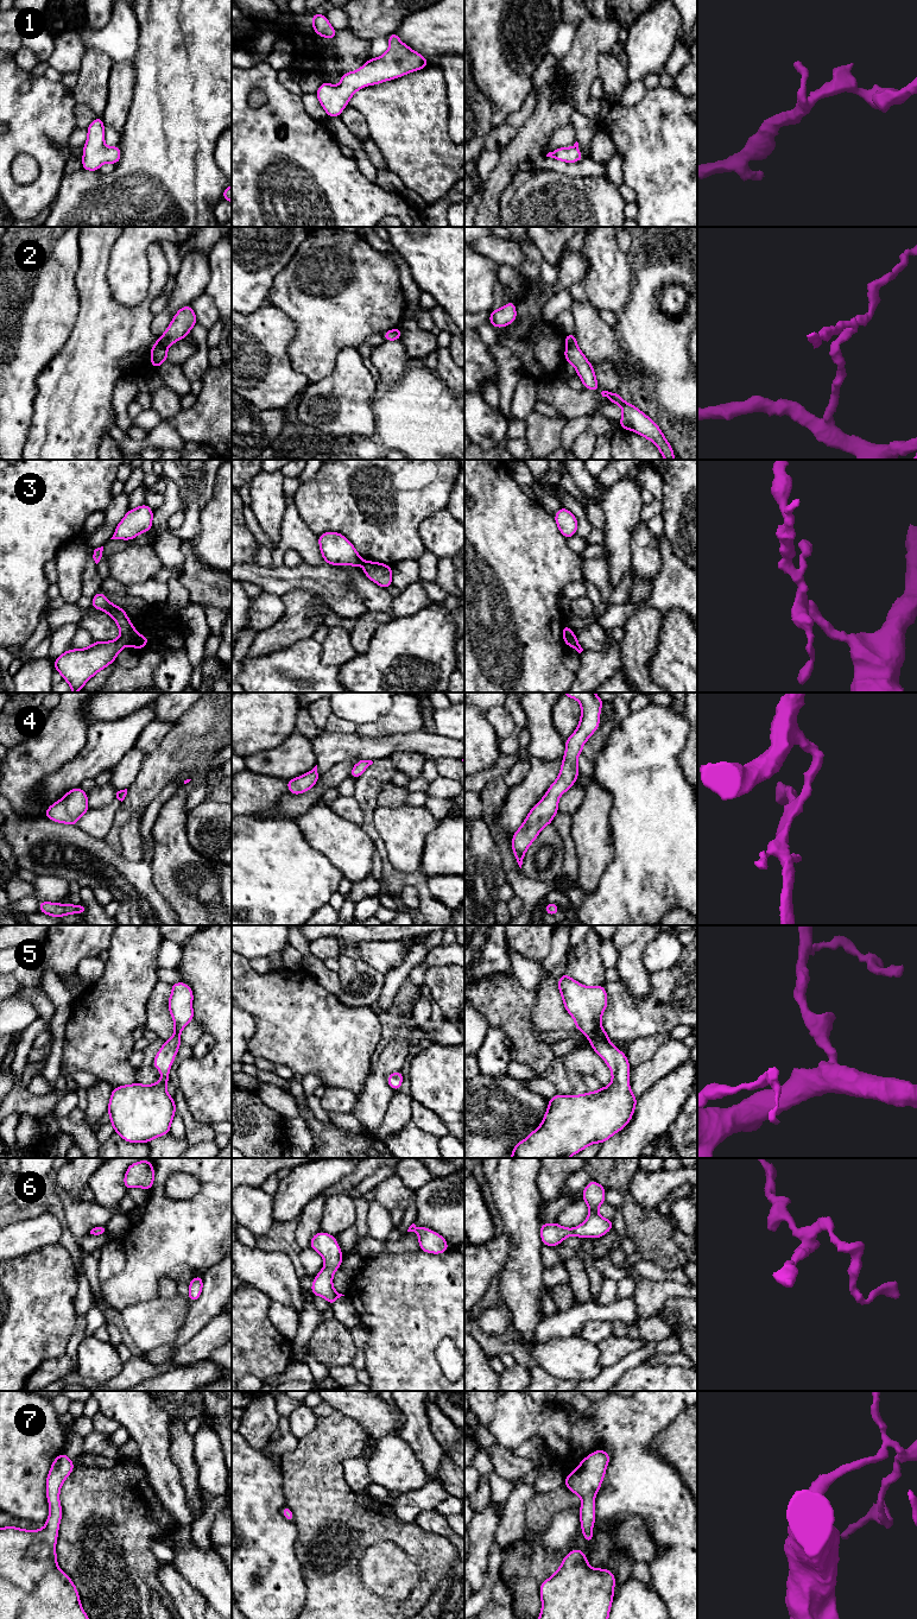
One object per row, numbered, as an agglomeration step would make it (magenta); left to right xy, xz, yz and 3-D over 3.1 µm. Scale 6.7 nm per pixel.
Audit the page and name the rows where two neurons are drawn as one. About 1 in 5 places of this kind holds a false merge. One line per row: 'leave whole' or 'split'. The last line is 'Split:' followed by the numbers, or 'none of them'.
1: leave whole
2: split
3: split
4: leave whole
5: leave whole
6: leave whole
7: leave whole
Split: 2, 3

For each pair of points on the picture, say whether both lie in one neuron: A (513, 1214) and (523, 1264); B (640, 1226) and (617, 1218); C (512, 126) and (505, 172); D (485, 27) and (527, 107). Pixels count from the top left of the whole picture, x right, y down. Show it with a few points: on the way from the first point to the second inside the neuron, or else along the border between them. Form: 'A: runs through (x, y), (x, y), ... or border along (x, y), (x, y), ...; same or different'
A: runs through (522, 1226), (523, 1252); same
B: border along (620, 1193), (626, 1234); different
C: border along (527, 119), (500, 151); different
D: border along (533, 88), (523, 106), (504, 120); different

